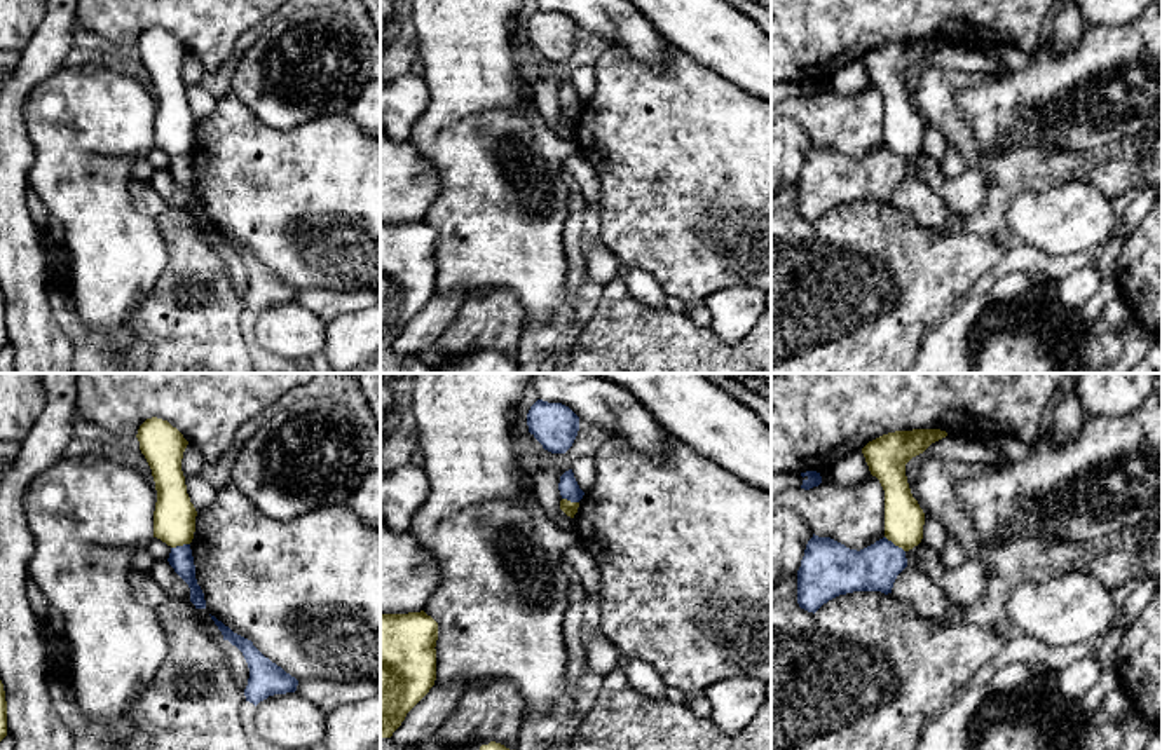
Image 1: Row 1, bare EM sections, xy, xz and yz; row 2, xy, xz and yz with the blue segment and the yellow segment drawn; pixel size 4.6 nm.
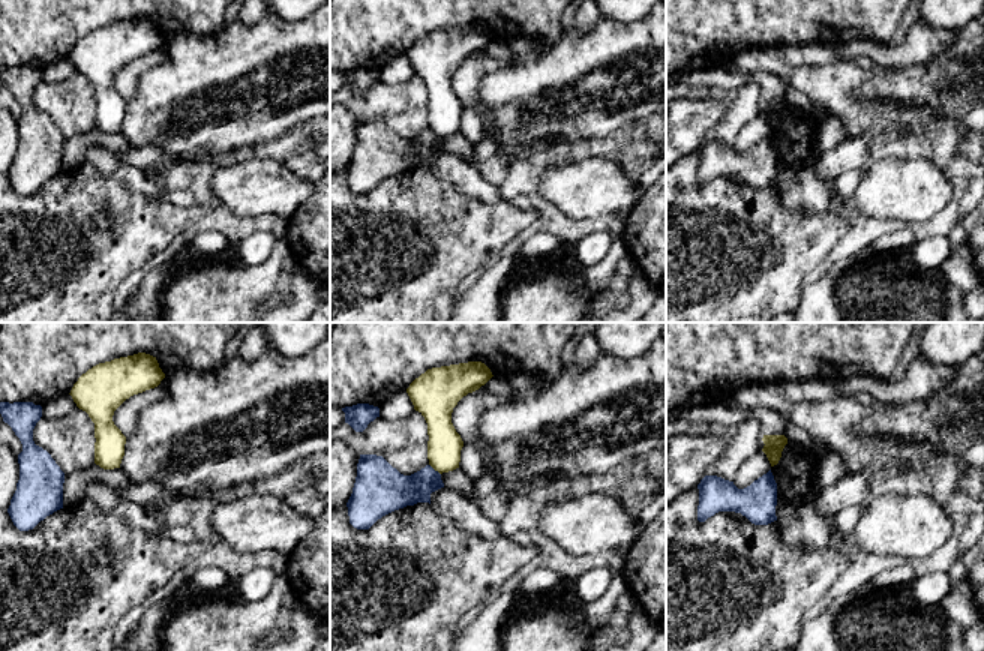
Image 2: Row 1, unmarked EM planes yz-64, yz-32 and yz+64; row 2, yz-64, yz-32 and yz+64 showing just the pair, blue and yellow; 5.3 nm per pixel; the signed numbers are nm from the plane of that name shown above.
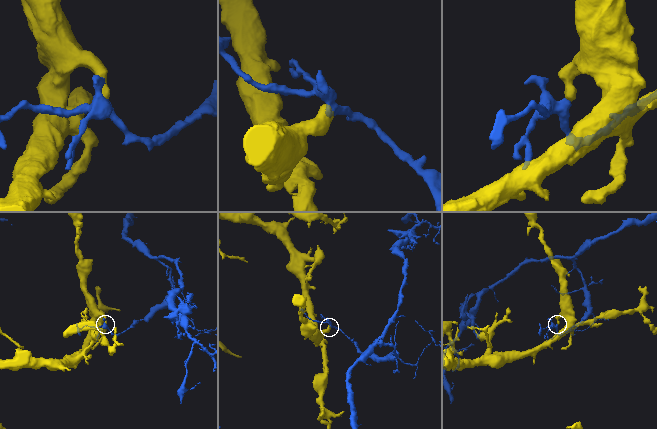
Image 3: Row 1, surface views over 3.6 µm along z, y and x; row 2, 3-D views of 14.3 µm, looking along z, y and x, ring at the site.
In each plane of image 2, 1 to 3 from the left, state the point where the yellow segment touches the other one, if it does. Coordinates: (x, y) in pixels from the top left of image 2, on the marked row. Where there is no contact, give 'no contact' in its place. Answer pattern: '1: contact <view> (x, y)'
1: no contact
2: contact yz-32 (434, 470)
3: no contact

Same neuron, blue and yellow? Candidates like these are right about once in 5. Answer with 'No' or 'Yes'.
No

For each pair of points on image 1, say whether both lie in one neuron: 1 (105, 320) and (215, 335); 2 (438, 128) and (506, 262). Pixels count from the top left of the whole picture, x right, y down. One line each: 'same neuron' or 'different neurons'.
1: different neurons
2: same neuron

